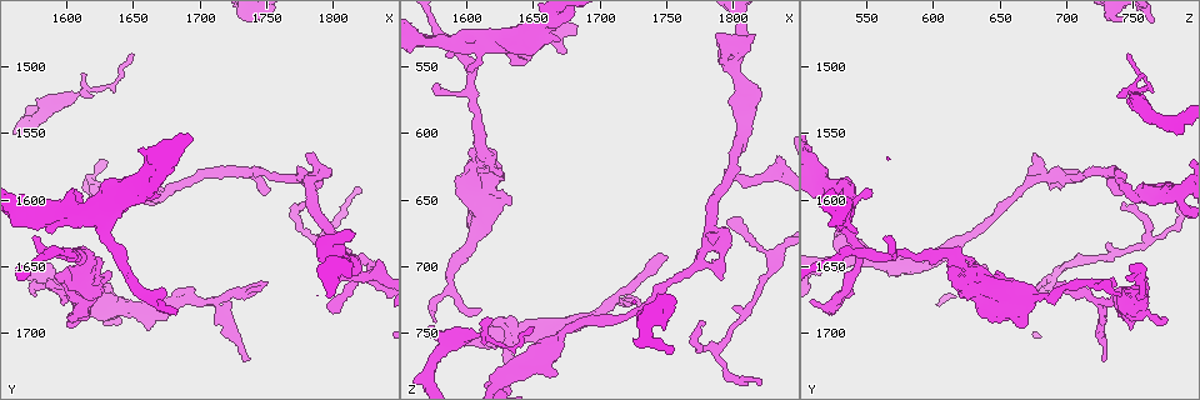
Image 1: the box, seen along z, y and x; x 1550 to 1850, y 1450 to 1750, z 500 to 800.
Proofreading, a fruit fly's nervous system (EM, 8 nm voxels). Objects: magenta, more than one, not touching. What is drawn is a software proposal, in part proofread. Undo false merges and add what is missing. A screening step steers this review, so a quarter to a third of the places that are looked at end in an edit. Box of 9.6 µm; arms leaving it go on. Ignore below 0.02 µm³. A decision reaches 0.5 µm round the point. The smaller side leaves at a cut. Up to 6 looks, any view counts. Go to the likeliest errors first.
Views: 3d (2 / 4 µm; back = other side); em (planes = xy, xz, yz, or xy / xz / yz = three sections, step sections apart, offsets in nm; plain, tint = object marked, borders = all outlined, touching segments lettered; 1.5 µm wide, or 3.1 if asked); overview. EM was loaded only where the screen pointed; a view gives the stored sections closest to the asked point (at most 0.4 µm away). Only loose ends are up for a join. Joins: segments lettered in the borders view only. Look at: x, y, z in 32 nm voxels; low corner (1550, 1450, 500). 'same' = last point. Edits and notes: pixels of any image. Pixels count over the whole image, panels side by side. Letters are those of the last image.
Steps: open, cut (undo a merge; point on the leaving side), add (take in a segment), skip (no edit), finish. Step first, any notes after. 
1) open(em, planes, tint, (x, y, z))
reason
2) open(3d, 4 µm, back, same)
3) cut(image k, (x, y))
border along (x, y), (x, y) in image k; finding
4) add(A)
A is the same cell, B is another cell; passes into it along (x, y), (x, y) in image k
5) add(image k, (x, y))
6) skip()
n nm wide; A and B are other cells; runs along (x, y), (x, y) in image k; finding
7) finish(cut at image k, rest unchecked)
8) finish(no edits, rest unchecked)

open(3d, 2 µm, (1750, 1664, 690))
an open end

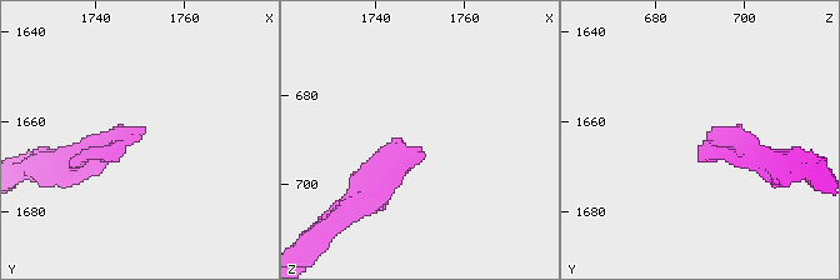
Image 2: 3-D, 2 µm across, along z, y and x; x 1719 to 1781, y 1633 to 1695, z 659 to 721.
open(em, xz, step 4, borders, (1750, 1664, 691))

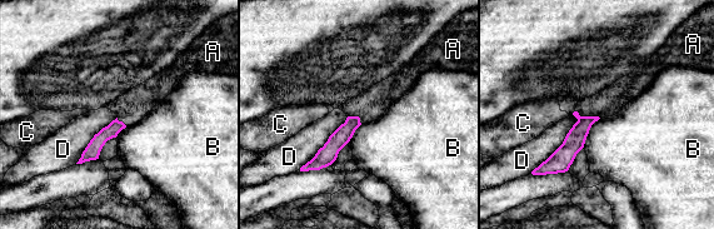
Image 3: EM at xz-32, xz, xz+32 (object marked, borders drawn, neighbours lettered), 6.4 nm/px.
open(em, xy, step 8, borders, same)
another direction

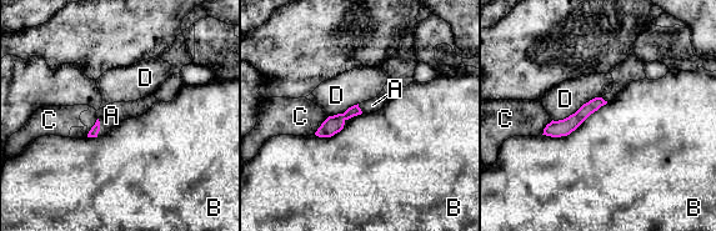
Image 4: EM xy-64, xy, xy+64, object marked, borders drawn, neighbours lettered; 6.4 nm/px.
add(A)
A is the same cell, B, C and D are other cells; the neuron continues

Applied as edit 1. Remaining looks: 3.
open(overview)

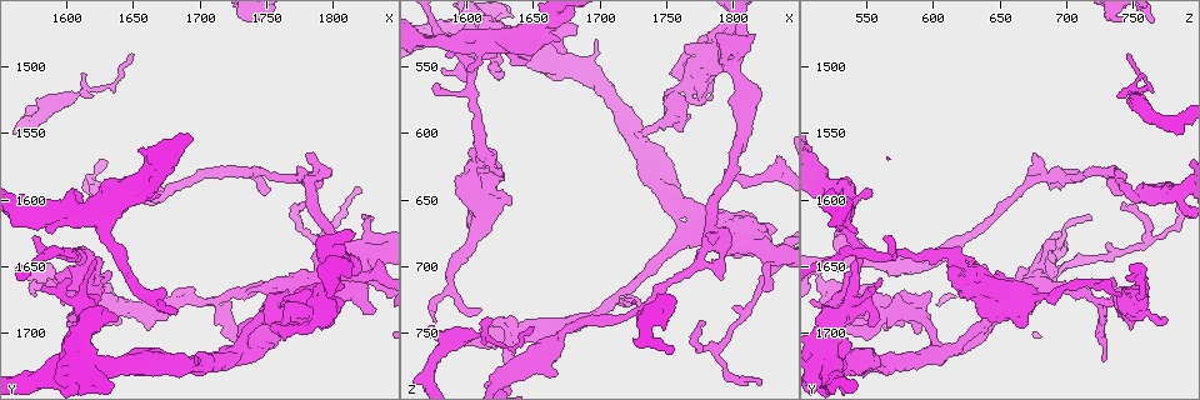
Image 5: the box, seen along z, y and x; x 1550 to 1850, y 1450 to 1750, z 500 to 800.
open(3d, 2 µm, (1608, 1520, 750))
thick turns thin

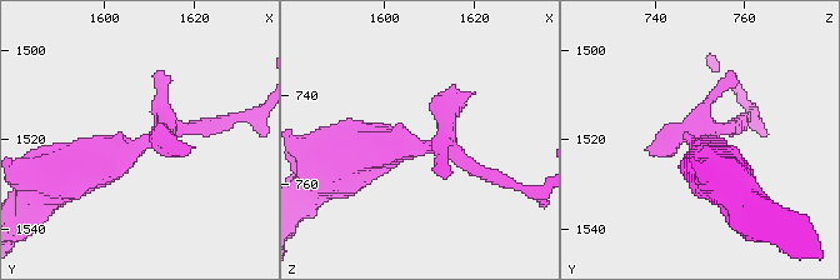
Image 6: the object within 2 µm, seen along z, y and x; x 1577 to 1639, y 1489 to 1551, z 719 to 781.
open(em, planes, borders, (1610, 1522, 751))

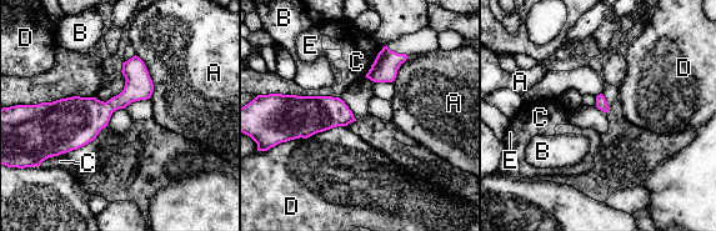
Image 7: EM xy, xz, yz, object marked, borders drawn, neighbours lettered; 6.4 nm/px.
skip()
80 nm wide; A, B, C, D and E are other cells; border along (275, 93), (331, 95), (339, 98) in image 7; continuous, no second neuron

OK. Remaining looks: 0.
finish(add at image 4, rest unchecked)

